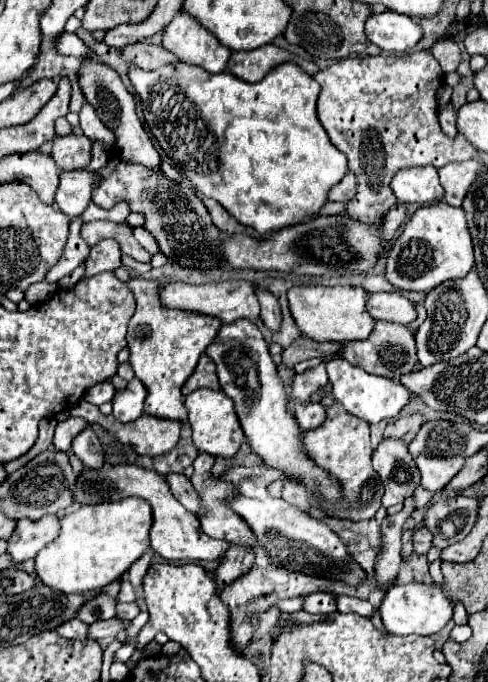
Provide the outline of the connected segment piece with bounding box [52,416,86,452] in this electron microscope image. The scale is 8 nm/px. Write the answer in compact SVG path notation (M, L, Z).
M68 418L64 422L58 422L56 426L56 432L54 432L54 448L60 450L60 452L68 452L70 450L70 444L72 444L72 438L86 426L86 420L82 418Z

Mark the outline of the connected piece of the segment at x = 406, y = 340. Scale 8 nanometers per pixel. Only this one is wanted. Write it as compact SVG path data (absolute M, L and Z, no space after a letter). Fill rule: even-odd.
M374 322L374 328L370 332L370 336L366 340L354 340L350 344L342 346L340 358L350 360L350 364L364 368L370 374L378 374L378 376L386 376L386 378L398 378L400 374L406 374L414 368L414 364L418 362L416 358L416 342L414 342L414 334L402 326L402 324L394 324L394 322Z

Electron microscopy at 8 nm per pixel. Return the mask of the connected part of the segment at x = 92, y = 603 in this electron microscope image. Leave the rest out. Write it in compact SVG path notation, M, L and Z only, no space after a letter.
M98 594L96 598L92 598L80 606L76 616L82 618L86 624L114 618L116 616L116 600L112 600L108 594Z

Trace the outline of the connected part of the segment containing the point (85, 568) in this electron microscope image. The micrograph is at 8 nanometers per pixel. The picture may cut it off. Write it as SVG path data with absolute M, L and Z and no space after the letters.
M140 498L78 506L60 520L60 534L36 556L36 576L52 590L80 594L118 580L150 548L150 506Z

